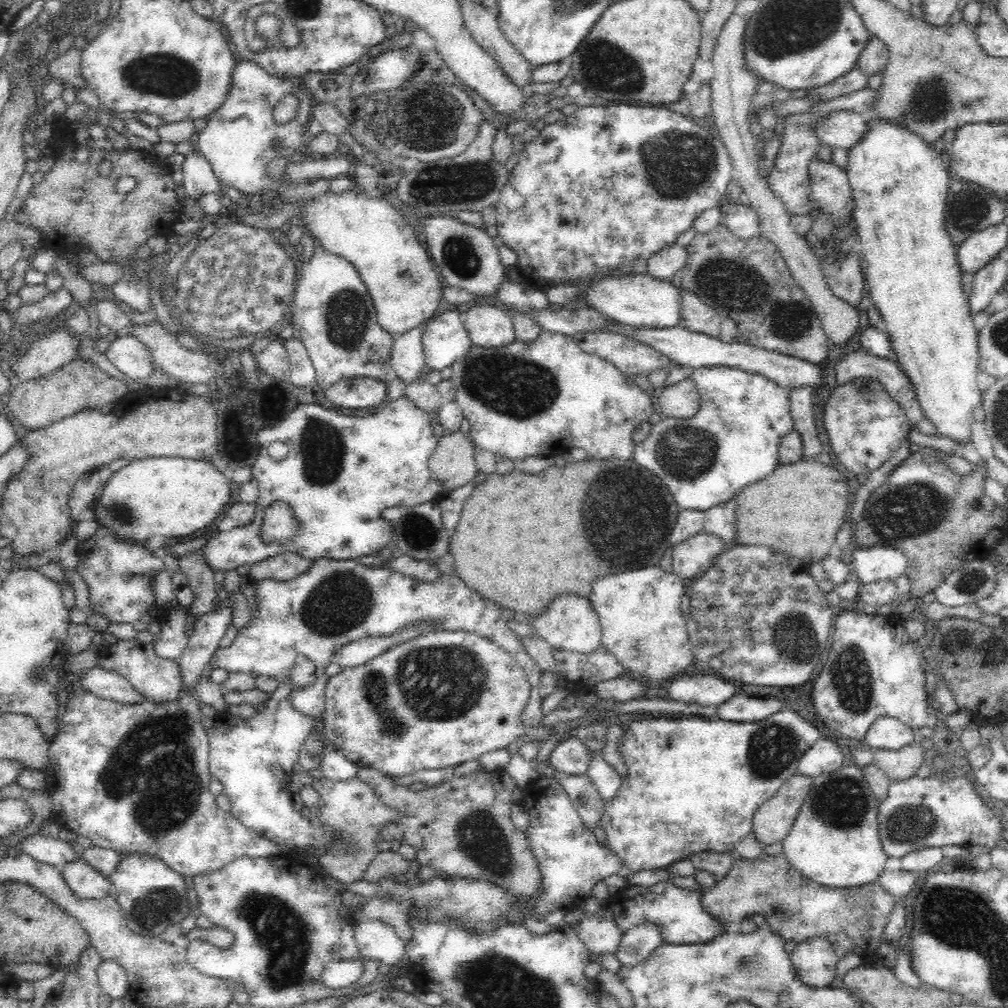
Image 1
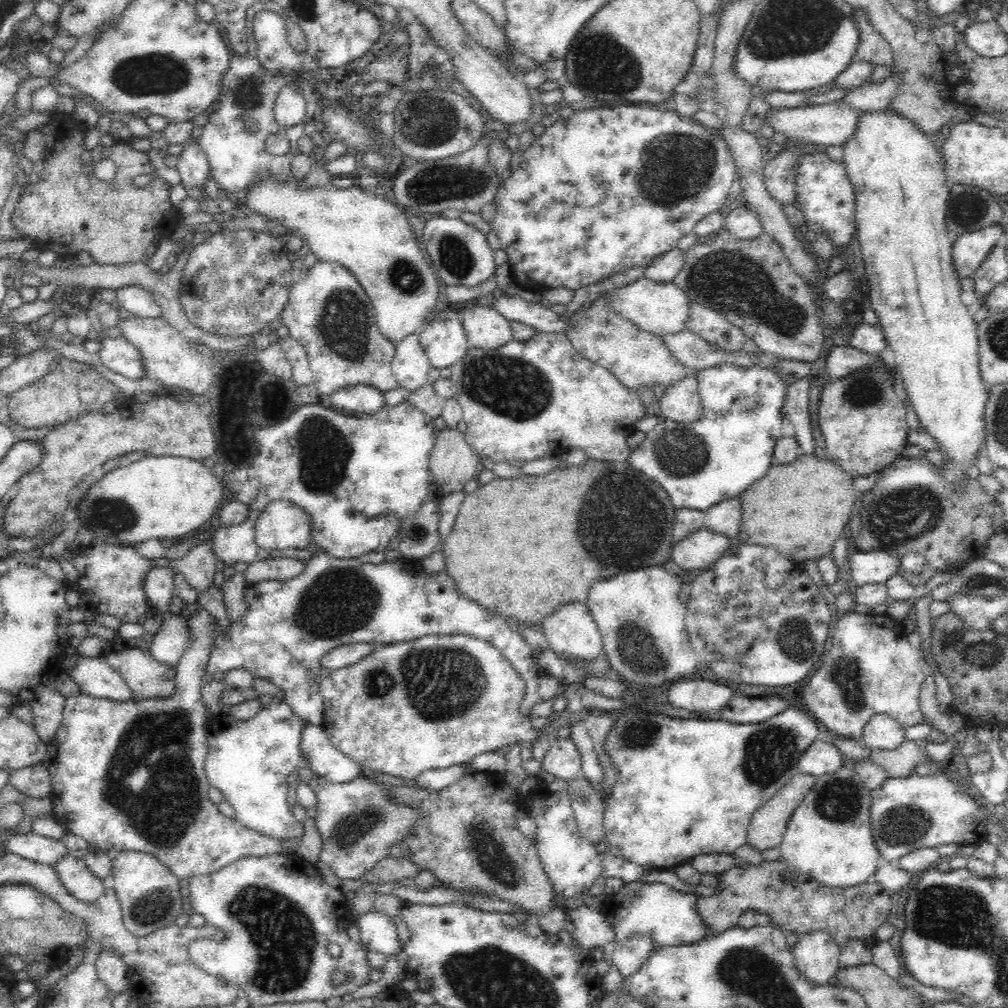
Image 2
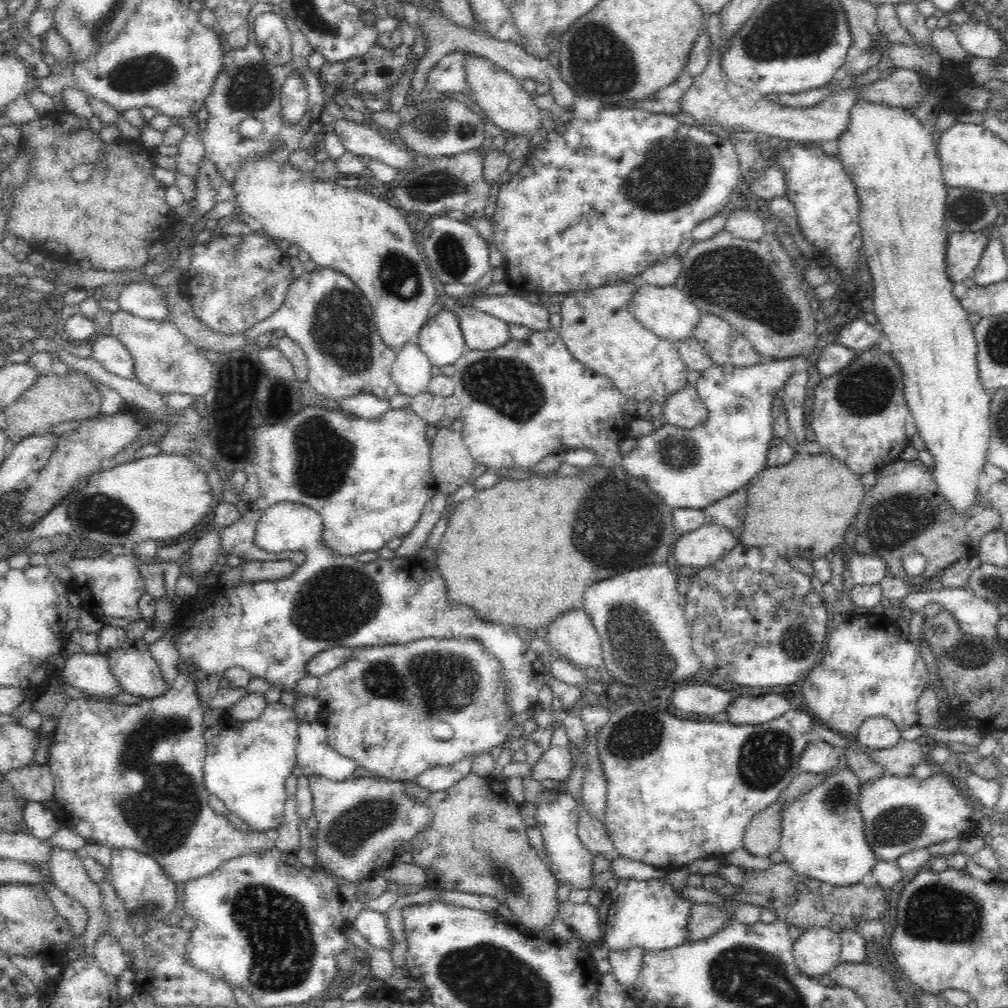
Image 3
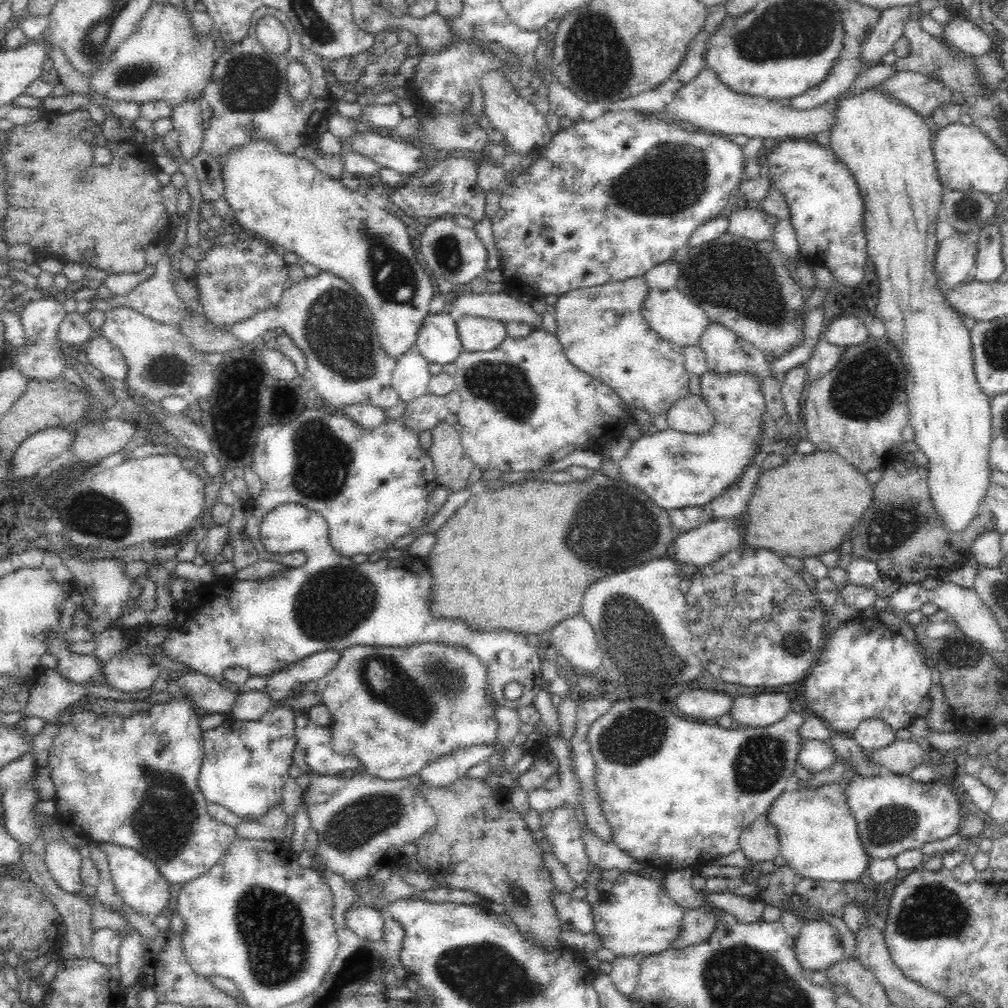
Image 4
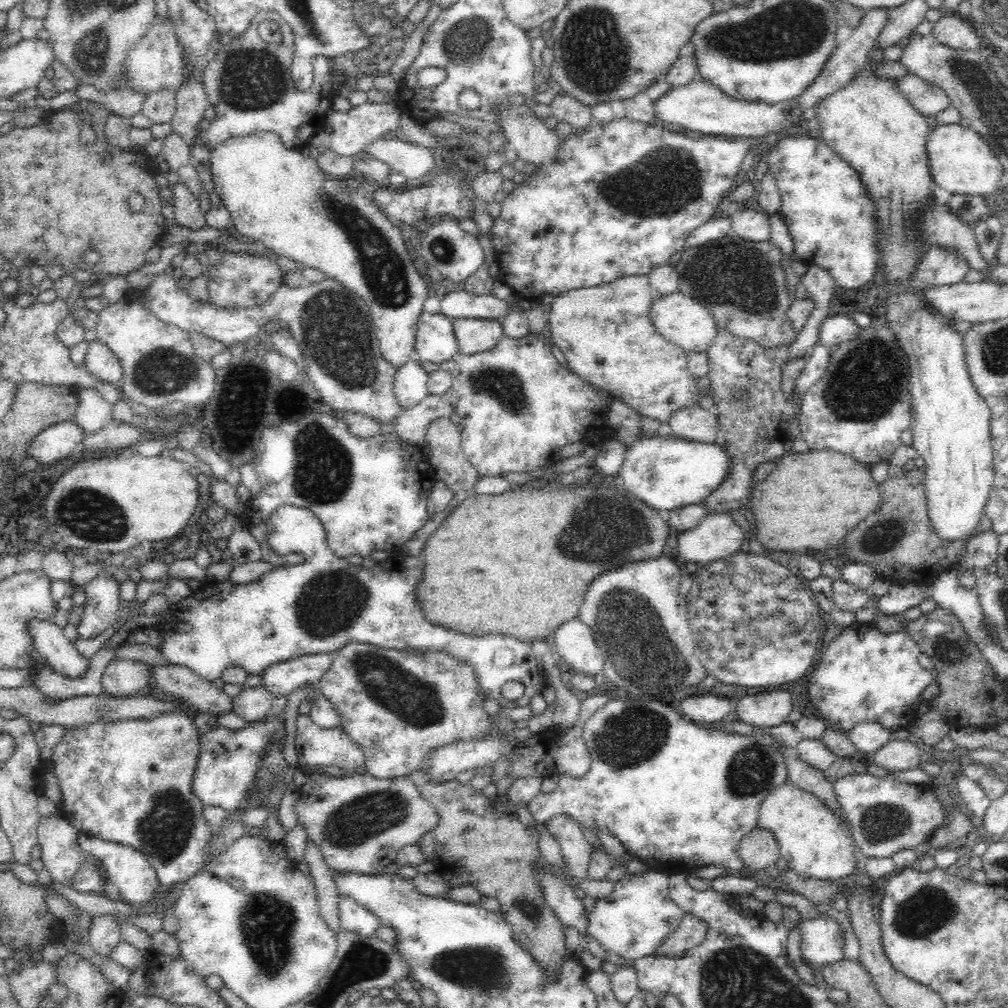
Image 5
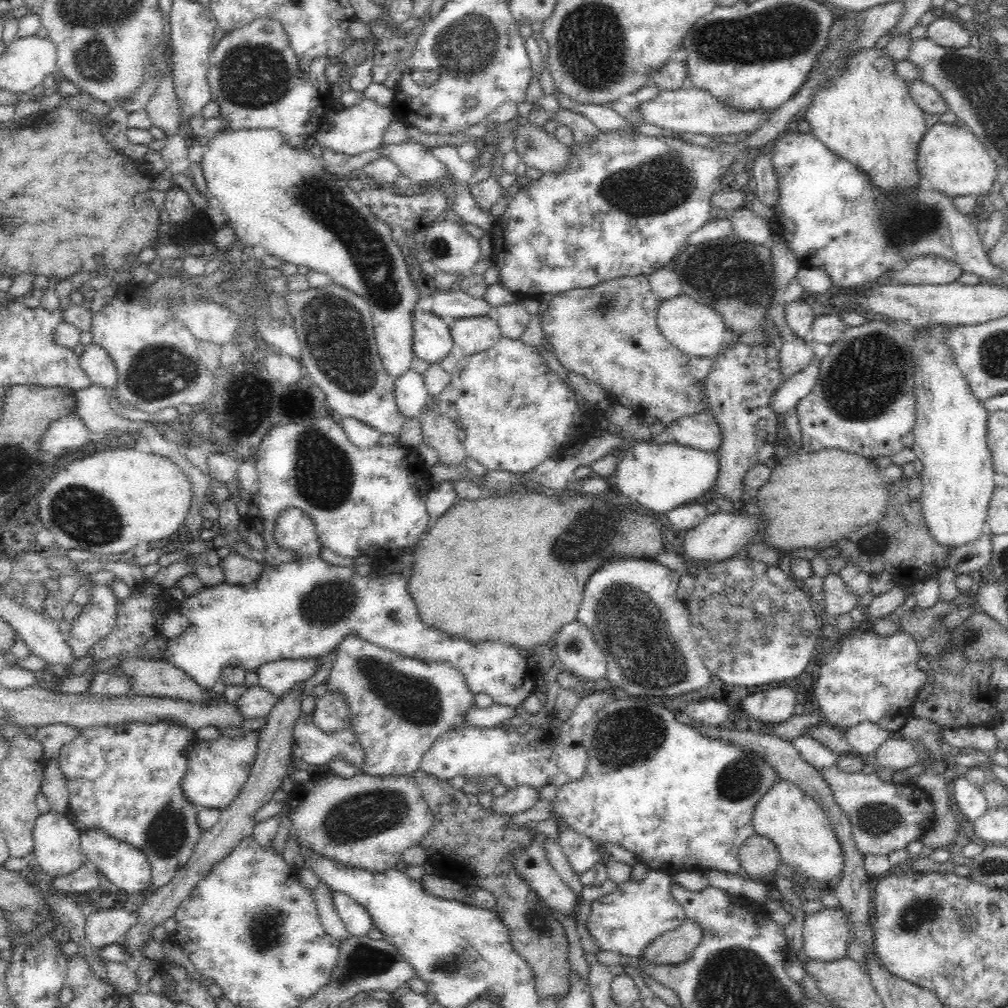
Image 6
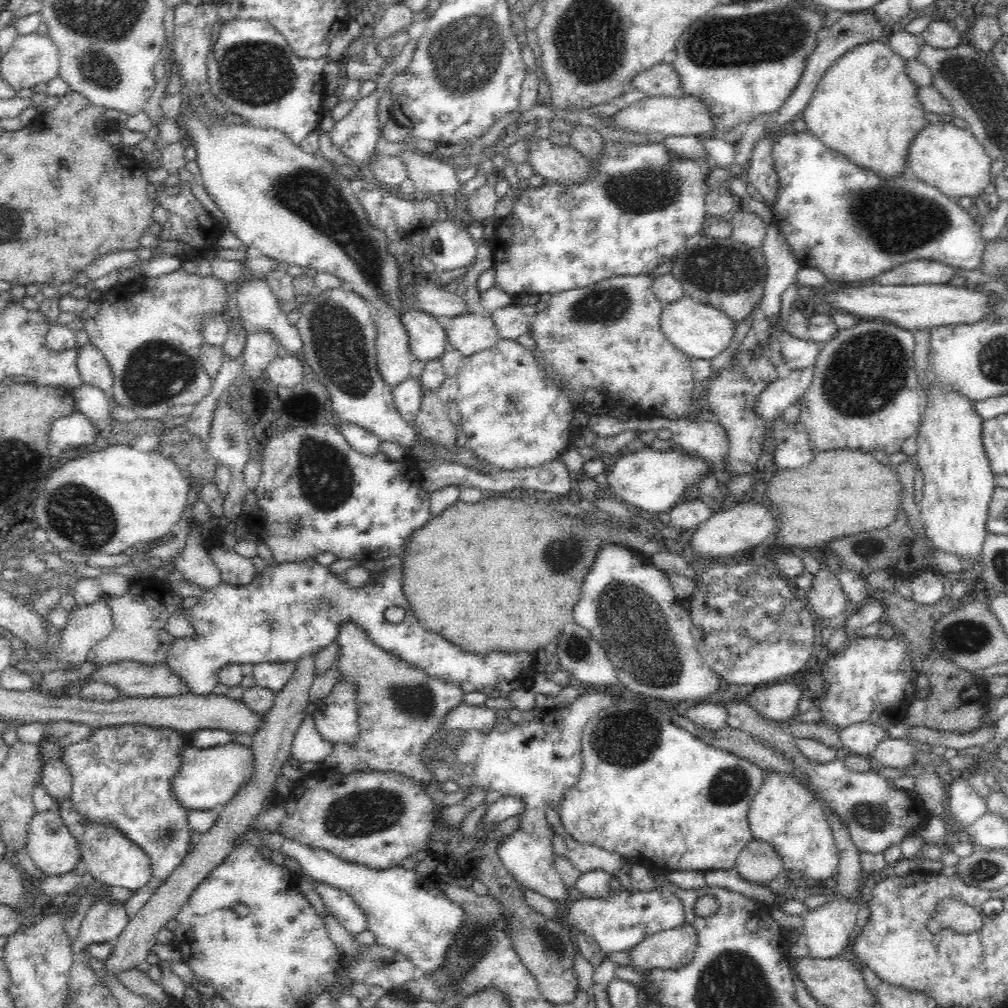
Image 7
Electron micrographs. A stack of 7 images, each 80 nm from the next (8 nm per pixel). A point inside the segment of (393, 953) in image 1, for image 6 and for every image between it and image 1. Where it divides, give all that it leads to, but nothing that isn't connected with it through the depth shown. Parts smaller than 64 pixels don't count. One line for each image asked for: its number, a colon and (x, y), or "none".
2: (378, 932)
3: (370, 924)
4: (366, 922)
5: (355, 918)
6: (358, 922)

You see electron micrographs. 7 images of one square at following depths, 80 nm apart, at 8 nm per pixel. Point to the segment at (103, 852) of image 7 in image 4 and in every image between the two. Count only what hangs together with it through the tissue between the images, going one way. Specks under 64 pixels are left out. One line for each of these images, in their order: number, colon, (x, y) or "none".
4: (139, 883)
5: (127, 868)
6: (126, 866)

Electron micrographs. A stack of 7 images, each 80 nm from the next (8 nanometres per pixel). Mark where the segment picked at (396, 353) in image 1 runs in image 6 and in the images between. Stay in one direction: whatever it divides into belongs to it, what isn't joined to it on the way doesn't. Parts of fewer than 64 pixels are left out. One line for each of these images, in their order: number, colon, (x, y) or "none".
2: (410, 365)
3: (411, 370)
4: (410, 378)
5: (410, 387)
6: (411, 394)

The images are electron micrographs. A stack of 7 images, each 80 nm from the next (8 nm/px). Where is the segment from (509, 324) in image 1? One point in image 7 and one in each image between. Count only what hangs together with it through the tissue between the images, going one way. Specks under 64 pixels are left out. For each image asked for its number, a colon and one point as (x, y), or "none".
2: (485, 328)
3: (481, 331)
4: (476, 334)
5: (473, 335)
6: (473, 334)
7: (469, 333)

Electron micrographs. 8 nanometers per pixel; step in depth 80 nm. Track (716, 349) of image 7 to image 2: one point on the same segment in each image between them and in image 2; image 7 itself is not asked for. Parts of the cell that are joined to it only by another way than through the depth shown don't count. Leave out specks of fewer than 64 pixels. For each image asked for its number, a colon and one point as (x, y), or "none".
2: (662, 309)
3: (667, 311)
4: (671, 314)
5: (680, 319)
6: (697, 330)

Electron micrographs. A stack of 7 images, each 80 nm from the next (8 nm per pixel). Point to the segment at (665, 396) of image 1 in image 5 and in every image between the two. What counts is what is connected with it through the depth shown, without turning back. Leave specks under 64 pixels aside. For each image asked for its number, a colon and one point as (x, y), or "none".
2: (681, 403)
3: (685, 409)
4: (691, 415)
5: (695, 424)

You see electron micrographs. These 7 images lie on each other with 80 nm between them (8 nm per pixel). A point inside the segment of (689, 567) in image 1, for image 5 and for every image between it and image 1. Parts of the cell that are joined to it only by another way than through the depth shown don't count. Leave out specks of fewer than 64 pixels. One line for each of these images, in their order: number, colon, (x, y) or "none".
2: (700, 549)
3: (703, 546)
4: (706, 543)
5: (718, 536)

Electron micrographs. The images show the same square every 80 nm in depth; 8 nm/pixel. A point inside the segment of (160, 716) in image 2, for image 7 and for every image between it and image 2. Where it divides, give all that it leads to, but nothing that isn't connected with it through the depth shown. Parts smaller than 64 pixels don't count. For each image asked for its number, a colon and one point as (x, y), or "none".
3: (127, 776)
4: (131, 780)
5: (128, 781)
6: (125, 779)
7: (121, 774)

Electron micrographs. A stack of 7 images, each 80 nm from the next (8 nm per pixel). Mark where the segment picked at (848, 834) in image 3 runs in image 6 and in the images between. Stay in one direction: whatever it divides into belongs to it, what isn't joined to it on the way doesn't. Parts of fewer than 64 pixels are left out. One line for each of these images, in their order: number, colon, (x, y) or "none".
4: (817, 834)
5: (813, 841)
6: (791, 819)

